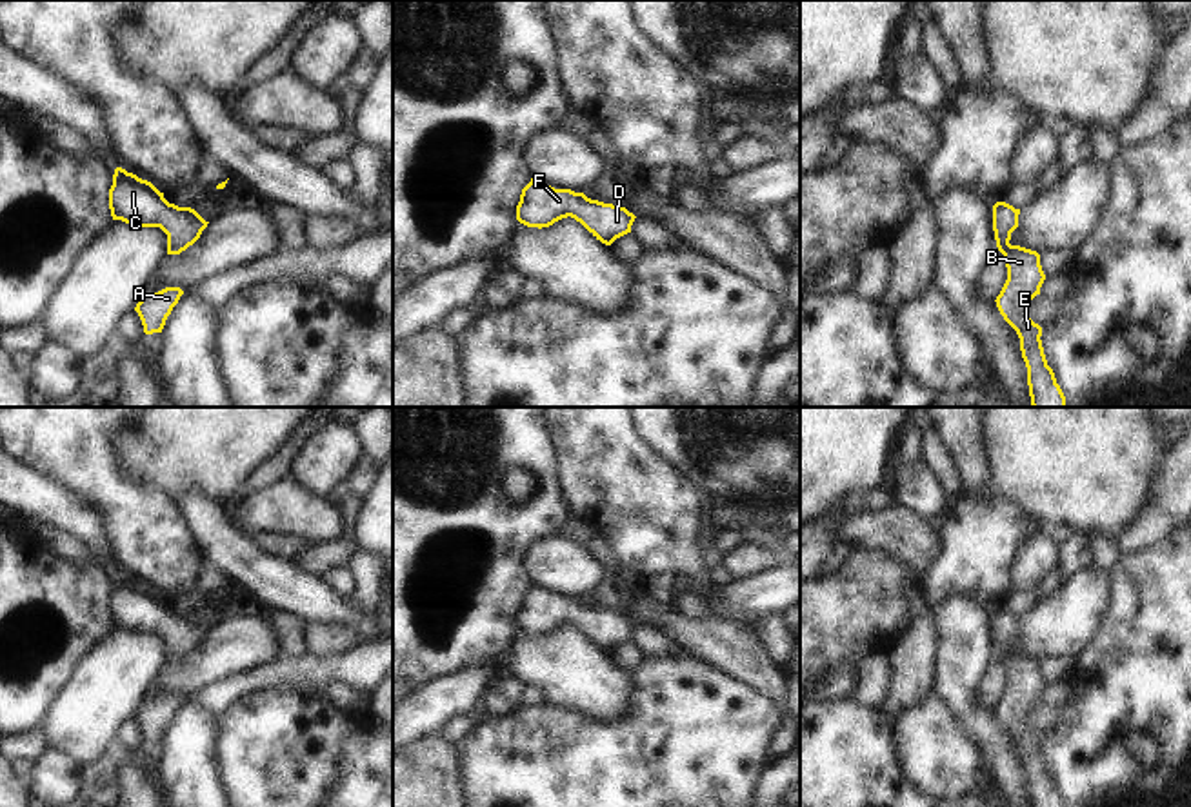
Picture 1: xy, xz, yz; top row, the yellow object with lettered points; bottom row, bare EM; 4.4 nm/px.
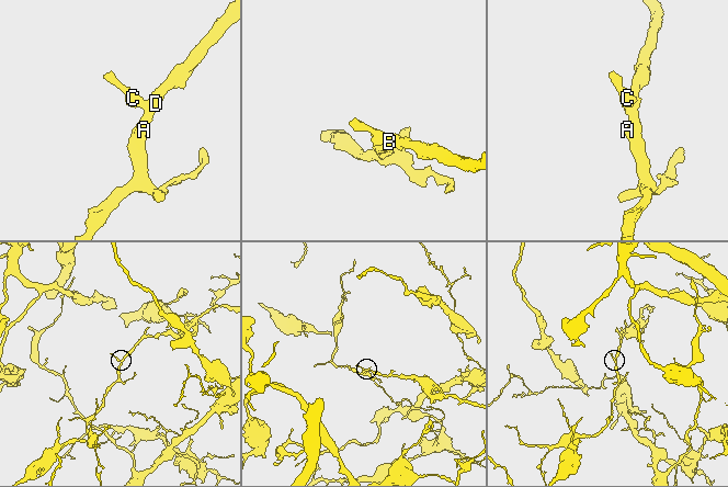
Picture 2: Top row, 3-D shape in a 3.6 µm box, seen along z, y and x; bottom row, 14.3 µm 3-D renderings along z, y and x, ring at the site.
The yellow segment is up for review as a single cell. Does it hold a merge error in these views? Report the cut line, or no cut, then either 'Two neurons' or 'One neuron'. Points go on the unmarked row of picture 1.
No split. One neuron.

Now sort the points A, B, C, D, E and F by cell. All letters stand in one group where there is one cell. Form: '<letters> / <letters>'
A B C D E F

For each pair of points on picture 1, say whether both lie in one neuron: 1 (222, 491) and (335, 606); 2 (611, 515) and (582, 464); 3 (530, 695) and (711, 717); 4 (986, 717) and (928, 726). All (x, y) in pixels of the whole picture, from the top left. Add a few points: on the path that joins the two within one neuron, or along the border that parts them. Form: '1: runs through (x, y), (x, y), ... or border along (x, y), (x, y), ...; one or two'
1: border along (184, 493), (190, 489), (204, 491), (226, 506); two
2: runs through (611, 502), (611, 493), (595, 477); one
3: border along (544, 702), (520, 706); two
4: border along (933, 687), (982, 757); two

